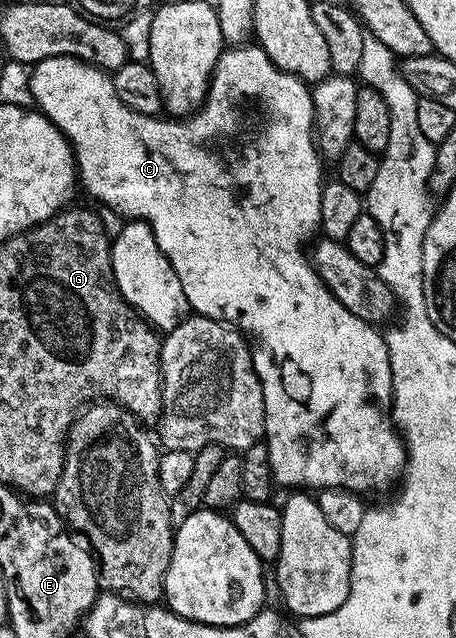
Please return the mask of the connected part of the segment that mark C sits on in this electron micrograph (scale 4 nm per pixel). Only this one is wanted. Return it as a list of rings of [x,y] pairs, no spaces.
[[[232,46],[221,54],[216,69],[212,71],[212,80],[208,84],[204,103],[192,115],[183,118],[130,112],[123,104],[122,98],[112,94],[112,81],[106,78],[104,69],[73,56],[39,60],[31,72],[28,88],[36,99],[35,107],[44,113],[47,120],[54,122],[54,126],[58,126],[62,135],[72,143],[72,151],[77,158],[78,180],[83,191],[85,188],[94,199],[104,200],[103,207],[109,212],[151,224],[152,233],[162,254],[170,262],[170,266],[174,266],[174,274],[178,274],[178,282],[182,282],[186,290],[189,309],[195,315],[211,320],[223,320],[233,328],[239,328],[250,341],[254,370],[260,379],[262,398],[266,406],[263,443],[268,446],[273,481],[279,487],[281,484],[282,487],[288,488],[287,490],[348,488],[351,492],[360,492],[365,490],[364,488],[373,488],[376,492],[384,492],[392,483],[393,487],[403,477],[406,449],[399,431],[392,423],[392,371],[388,347],[383,335],[379,331],[376,333],[377,329],[373,325],[350,314],[346,306],[338,304],[334,294],[313,270],[311,259],[306,255],[306,245],[313,239],[312,231],[315,233],[320,227],[322,190],[326,183],[326,175],[324,176],[323,170],[320,169],[322,153],[314,131],[316,115],[312,105],[312,88],[304,81],[296,79],[294,74],[274,66],[274,62],[259,46]]]

